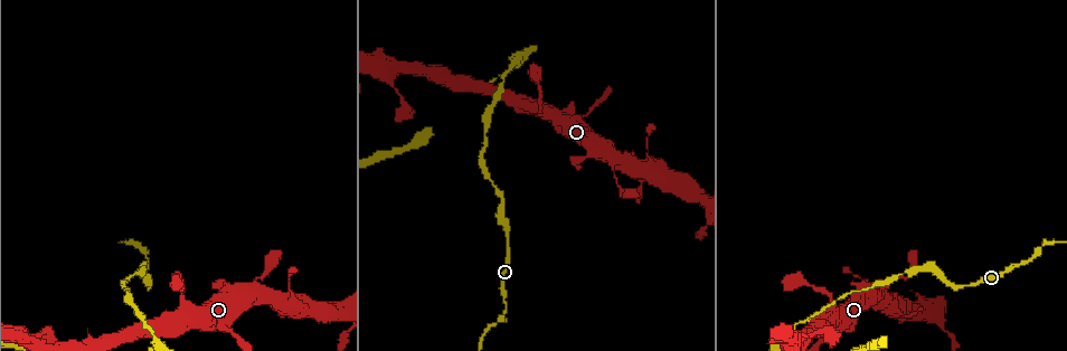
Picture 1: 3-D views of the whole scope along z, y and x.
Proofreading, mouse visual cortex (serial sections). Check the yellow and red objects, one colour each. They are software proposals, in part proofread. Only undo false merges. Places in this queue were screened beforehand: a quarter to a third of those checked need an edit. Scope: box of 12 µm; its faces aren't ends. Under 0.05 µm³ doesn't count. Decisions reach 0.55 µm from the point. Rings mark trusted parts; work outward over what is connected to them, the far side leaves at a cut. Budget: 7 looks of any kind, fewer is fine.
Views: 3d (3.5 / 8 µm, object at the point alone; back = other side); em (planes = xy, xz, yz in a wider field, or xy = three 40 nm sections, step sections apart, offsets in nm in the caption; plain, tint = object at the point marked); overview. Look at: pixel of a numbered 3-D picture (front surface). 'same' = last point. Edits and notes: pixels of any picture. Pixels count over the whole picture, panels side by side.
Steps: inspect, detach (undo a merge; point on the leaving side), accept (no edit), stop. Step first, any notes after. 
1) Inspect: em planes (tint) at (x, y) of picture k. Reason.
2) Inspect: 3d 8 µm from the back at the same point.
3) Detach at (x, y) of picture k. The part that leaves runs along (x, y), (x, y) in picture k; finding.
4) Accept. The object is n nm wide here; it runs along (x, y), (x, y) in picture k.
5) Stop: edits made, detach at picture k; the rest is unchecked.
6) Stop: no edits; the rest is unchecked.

Inspect: 3d 3.5 µm at (500, 196) of picture 1. Sudden change in width.

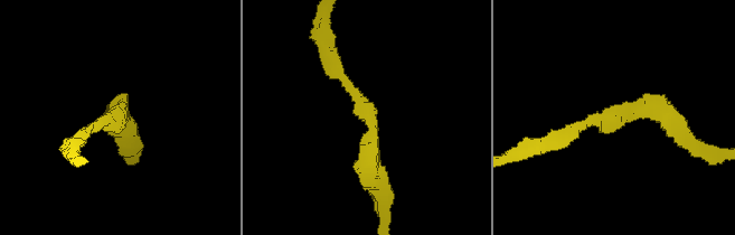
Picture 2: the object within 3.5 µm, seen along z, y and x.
Inspect: em xy step 5 (tint) at (118, 116) of picture 2.

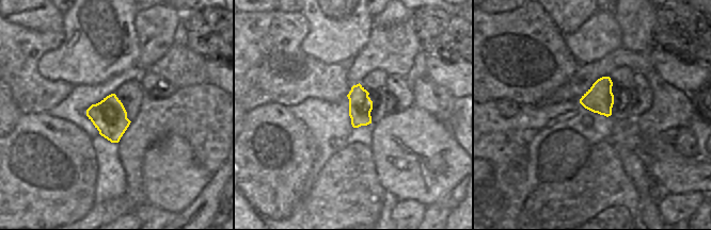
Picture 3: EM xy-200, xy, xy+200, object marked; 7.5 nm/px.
Accept. The arms are 150, 350 nm wide; one cell here.

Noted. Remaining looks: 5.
Inspect: 3d 3.5 µm at (152, 332) of picture 1. Small branch off a trunk.

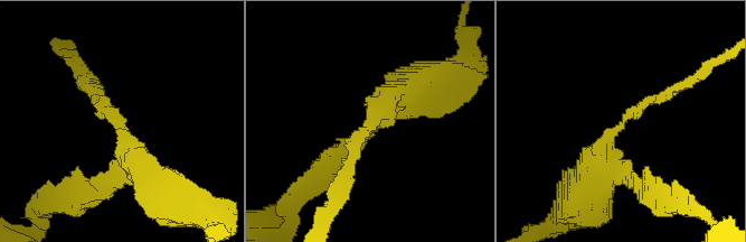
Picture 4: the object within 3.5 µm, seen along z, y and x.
Inspect: em xy step 2 (tint) at (118, 129) of picture 4. 3 arms meet here; the arms are 150, 150, 350 nm wide.

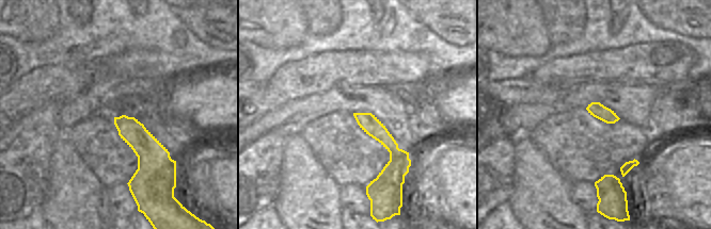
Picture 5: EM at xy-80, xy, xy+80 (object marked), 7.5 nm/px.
Detach at (636, 188) of picture 4. The part that leaves runs along (122, 173), (112, 176), (91, 176) in picture 4; a second cell is stuck on.

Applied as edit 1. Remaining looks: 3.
Inspect: overview. See it whole again.

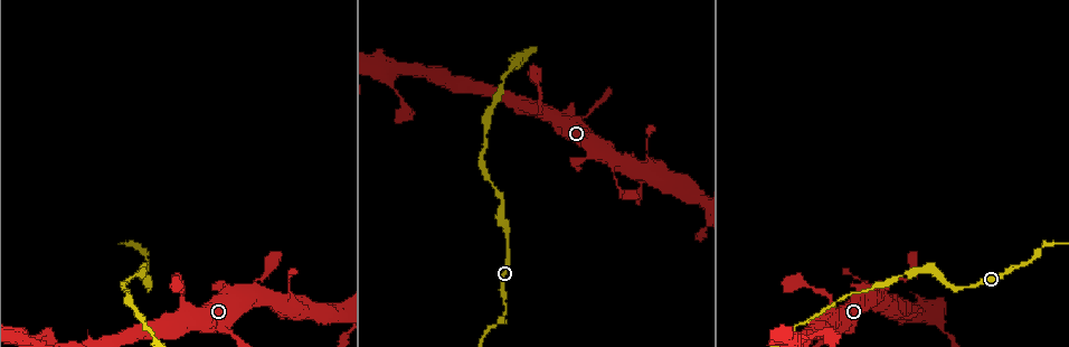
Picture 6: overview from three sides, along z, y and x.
Inspect: 3d 3.5 µm at (255, 290) of picture 6. Small branch off a trunk.

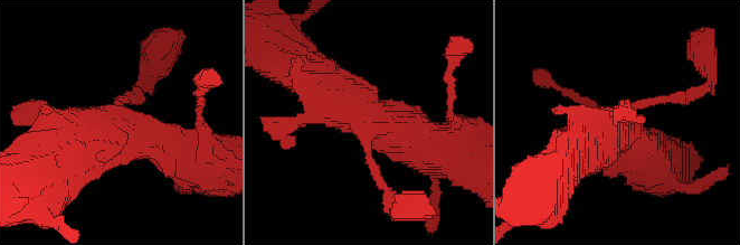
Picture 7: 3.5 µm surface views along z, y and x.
Inspect: em planes (tint) at (115, 118) of picture 7. 3 arms meet here; the arms are 150, 500, 600 nm wide; shape alone is not enough.

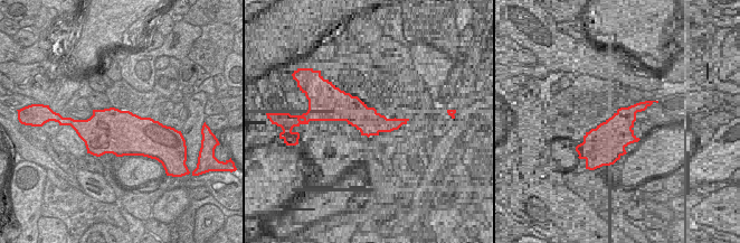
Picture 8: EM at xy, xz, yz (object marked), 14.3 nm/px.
Accept. It runs along (306, 74), (361, 118), (430, 145) in picture 7; one cell here.

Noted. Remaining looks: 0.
Stop: edits made, detach at picture 4; the rest is unchecked.

